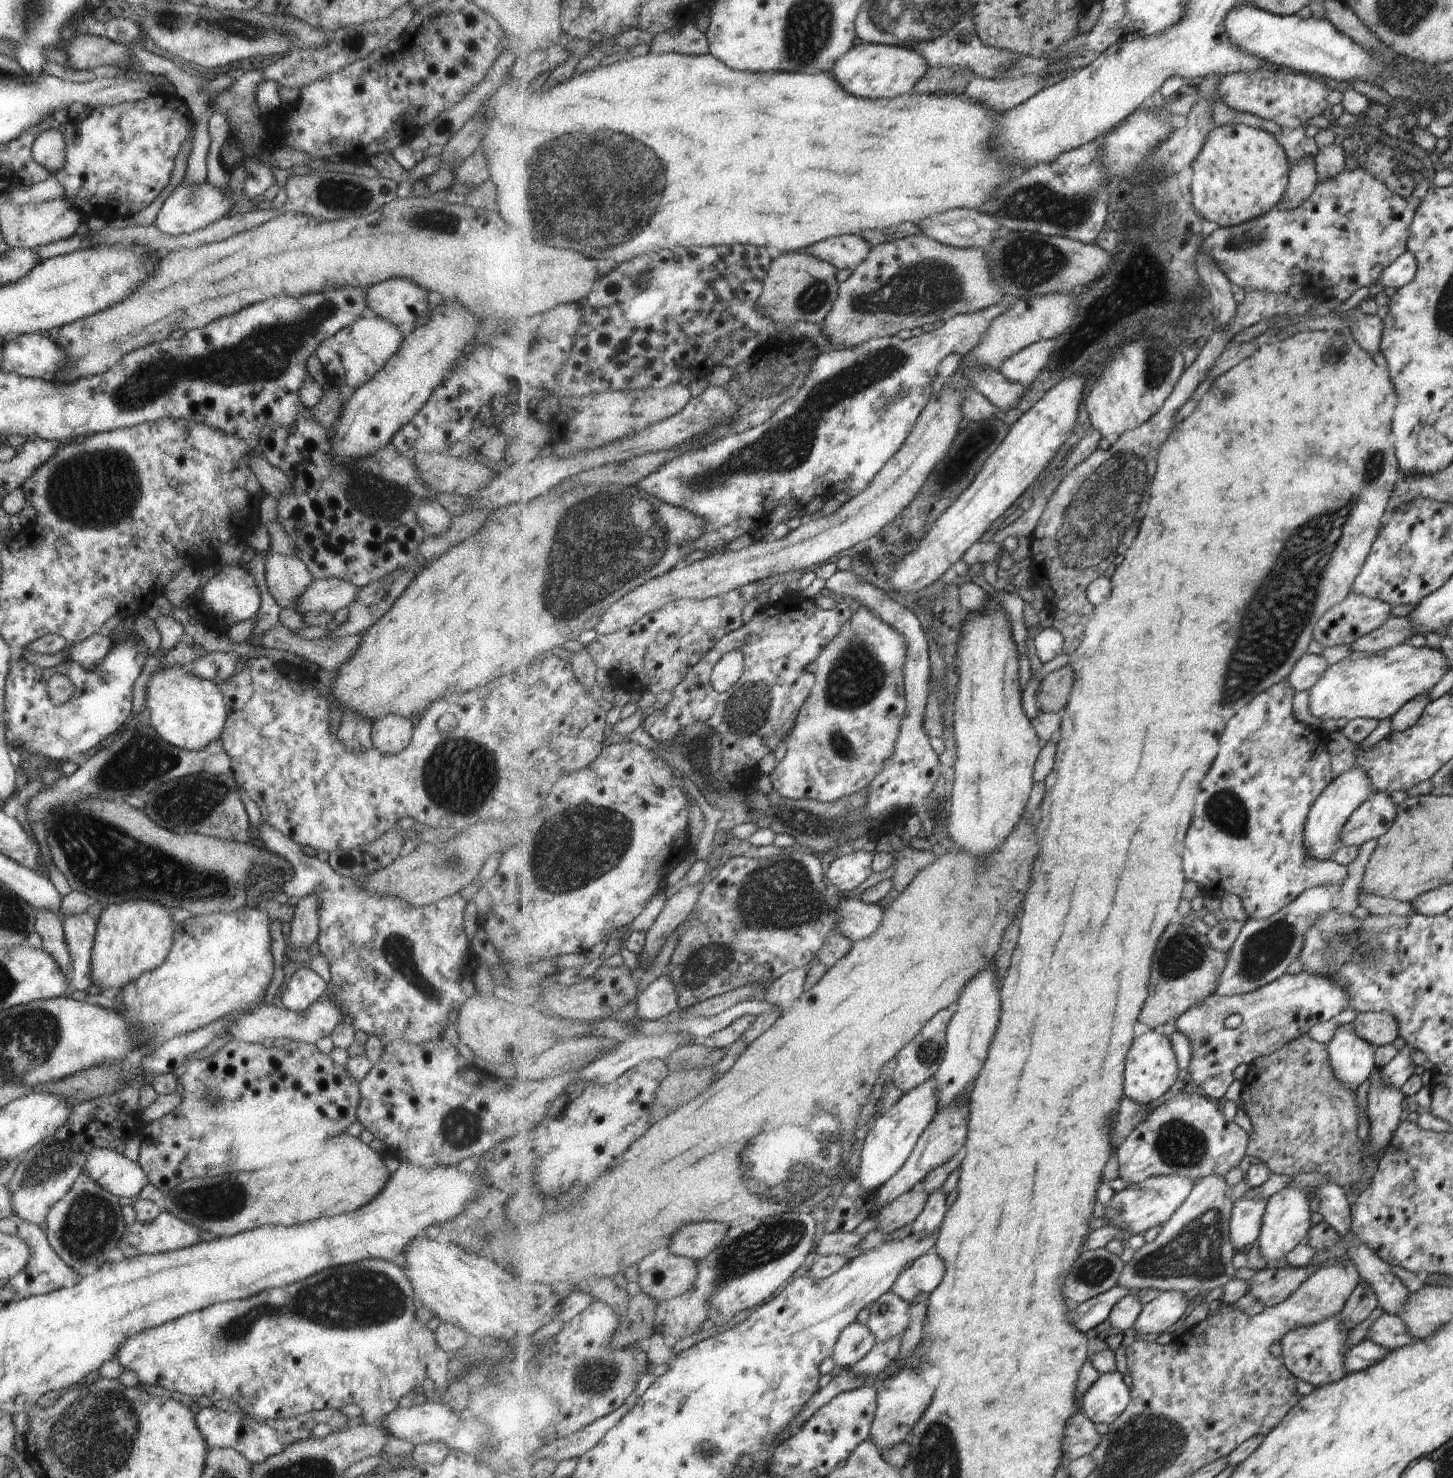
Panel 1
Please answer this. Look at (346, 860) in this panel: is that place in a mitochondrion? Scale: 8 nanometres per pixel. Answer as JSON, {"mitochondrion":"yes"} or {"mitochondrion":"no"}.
{"mitochondrion":"no"}

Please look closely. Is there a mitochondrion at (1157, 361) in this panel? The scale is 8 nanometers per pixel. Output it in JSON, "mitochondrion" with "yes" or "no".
{"mitochondrion":"yes"}

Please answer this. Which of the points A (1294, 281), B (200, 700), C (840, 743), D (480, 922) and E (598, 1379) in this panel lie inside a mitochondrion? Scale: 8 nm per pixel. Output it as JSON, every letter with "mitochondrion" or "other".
{"A":"other","B":"other","C":"mitochondrion","D":"other","E":"mitochondrion"}

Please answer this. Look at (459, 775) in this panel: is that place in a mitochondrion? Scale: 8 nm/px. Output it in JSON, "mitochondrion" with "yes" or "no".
{"mitochondrion":"yes"}

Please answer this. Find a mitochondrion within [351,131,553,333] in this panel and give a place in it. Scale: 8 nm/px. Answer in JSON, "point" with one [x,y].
{"point":[437,221]}

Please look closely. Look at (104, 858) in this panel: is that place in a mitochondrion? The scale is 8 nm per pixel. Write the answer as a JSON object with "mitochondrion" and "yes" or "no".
{"mitochondrion":"yes"}

